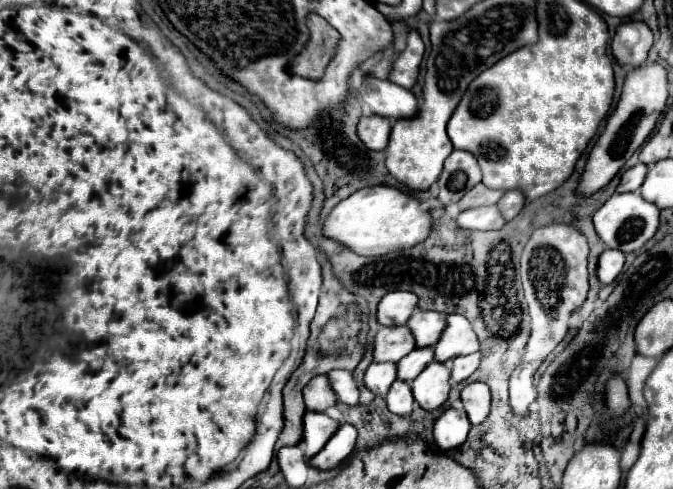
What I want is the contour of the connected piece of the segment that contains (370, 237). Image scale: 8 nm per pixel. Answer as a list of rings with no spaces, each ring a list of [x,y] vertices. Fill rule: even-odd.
[[[389,185],[365,187],[343,199],[331,215],[325,219],[323,233],[331,239],[341,241],[359,255],[387,255],[393,251],[409,249],[425,237],[429,237],[433,227],[433,217],[429,211],[421,209],[421,203],[409,191],[401,191]]]

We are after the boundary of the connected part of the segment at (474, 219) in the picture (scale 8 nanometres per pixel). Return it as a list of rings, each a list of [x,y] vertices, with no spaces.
[[[497,205],[493,207],[477,207],[477,209],[467,209],[457,217],[457,223],[463,229],[479,229],[479,231],[489,231],[489,229],[501,229],[507,221],[501,217],[501,211]]]

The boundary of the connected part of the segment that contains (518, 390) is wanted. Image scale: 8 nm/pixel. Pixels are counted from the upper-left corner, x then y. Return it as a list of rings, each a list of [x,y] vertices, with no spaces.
[[[547,225],[537,229],[529,243],[525,245],[521,257],[521,281],[525,289],[525,299],[531,315],[531,337],[525,345],[525,357],[513,369],[509,377],[509,397],[511,407],[517,415],[527,415],[529,405],[535,399],[533,375],[547,359],[547,355],[565,339],[569,317],[585,303],[589,293],[587,275],[587,255],[589,247],[585,237],[571,225]]]

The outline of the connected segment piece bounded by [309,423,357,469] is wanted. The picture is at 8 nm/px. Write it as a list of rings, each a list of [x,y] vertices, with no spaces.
[[[343,423],[337,433],[325,443],[325,447],[313,455],[309,459],[309,465],[311,467],[317,467],[317,469],[333,469],[337,467],[355,447],[355,439],[357,439],[357,431],[353,425],[349,423]]]

